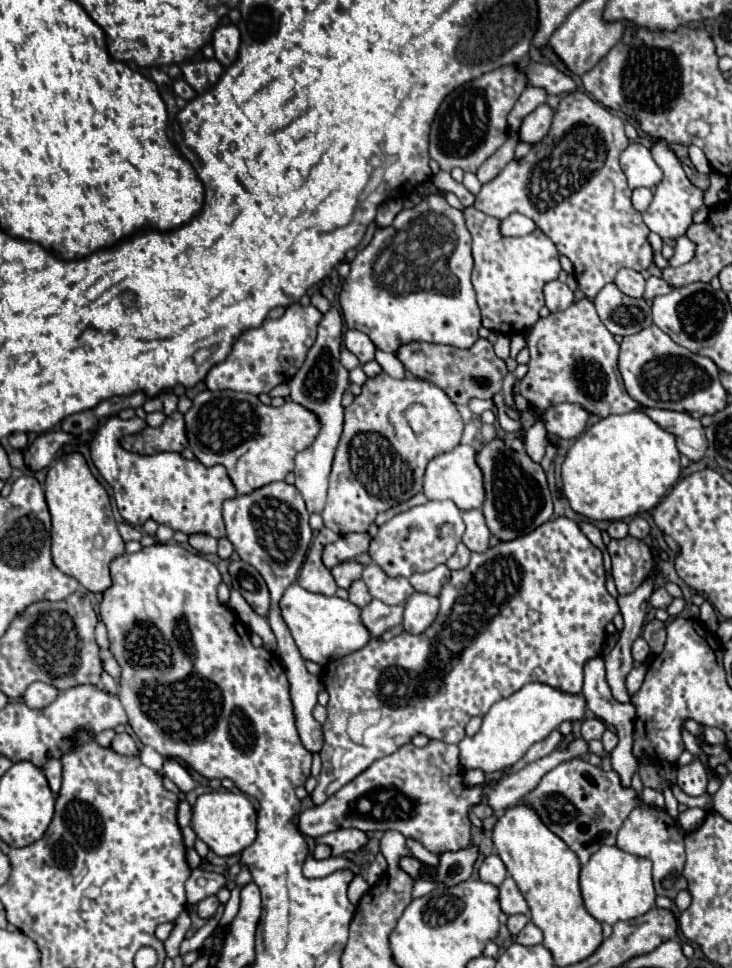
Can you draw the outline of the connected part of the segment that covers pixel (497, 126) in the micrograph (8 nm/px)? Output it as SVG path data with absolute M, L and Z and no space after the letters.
M514 65L484 73L482 77L454 89L440 105L430 129L430 157L442 171L460 167L476 173L478 167L506 141L506 115L526 87L526 77Z

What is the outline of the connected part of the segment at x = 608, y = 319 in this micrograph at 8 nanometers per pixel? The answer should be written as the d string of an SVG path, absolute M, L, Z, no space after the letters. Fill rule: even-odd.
M608 283L596 295L594 305L612 335L632 335L652 325L650 303L624 295L614 283Z

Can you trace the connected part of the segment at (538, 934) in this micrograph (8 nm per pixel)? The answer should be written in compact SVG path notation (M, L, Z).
M528 921L526 927L518 933L516 941L518 941L520 945L540 945L540 943L542 943L542 931L540 931L532 921Z

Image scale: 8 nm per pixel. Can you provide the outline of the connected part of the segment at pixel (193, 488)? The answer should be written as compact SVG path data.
M114 415L98 429L90 445L90 457L100 475L114 489L120 515L132 525L144 525L144 521L154 519L156 523L164 523L174 531L182 531L186 535L204 533L216 539L224 537L222 503L236 497L236 491L224 467L218 465L208 469L200 461L182 459L180 453L158 453L144 457L124 451L118 445L118 439L124 435L122 431L140 427L146 427L144 419L132 417L124 421Z

